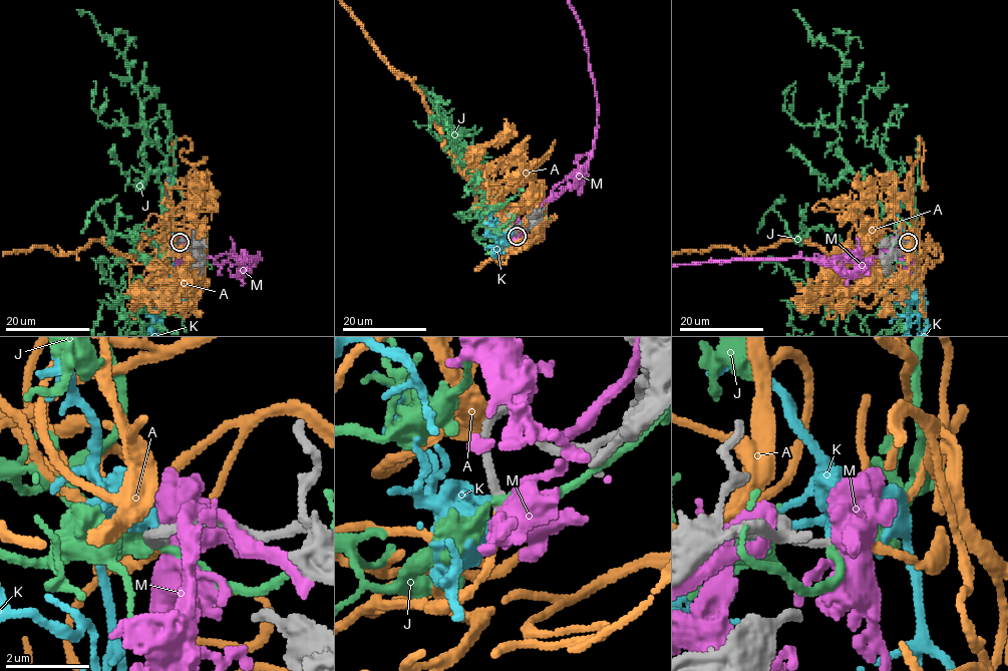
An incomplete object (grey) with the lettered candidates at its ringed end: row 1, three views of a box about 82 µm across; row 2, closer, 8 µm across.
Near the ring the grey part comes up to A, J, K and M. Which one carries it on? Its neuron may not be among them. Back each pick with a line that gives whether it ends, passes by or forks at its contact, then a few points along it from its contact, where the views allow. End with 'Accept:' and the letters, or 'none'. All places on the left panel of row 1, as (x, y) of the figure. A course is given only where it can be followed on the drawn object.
A: it ends there
Accept: A

